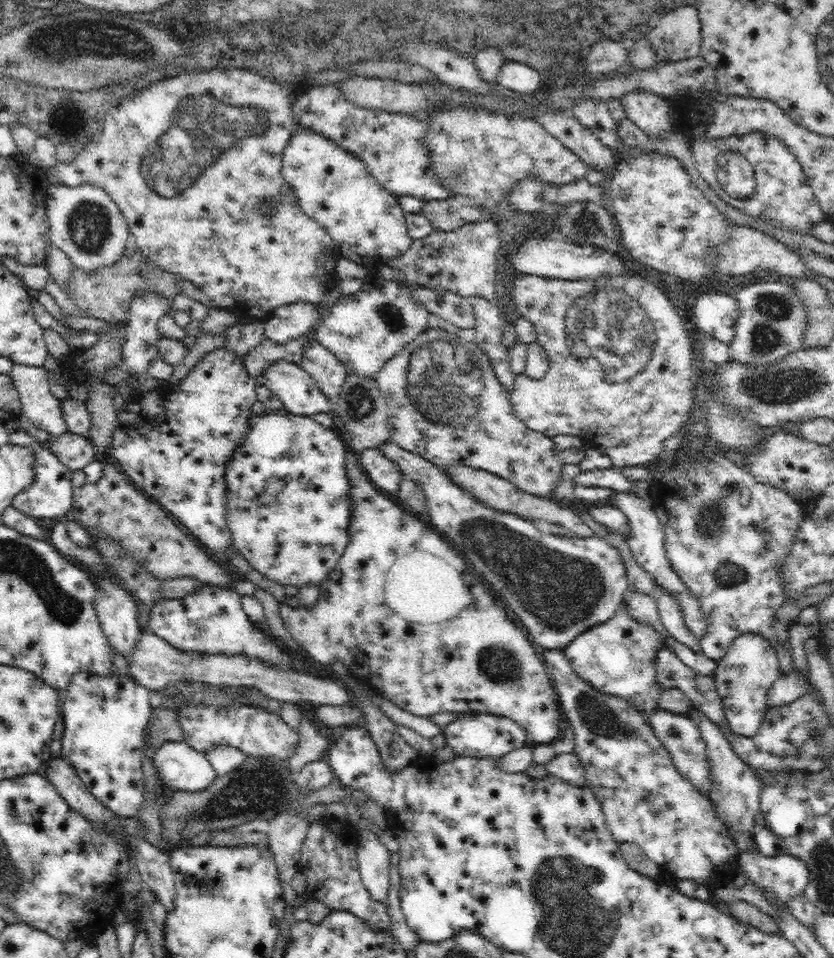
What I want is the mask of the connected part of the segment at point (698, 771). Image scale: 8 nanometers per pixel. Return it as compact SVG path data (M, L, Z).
M656 709L648 716L648 722L656 736L664 743L680 774L683 774L704 796L708 797L712 788L711 764L708 761L706 739L701 737L697 722L686 715L678 715L662 709Z

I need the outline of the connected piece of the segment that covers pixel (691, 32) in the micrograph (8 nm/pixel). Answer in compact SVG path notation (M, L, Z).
M682 6L660 18L645 36L664 63L700 56L702 33L696 6Z

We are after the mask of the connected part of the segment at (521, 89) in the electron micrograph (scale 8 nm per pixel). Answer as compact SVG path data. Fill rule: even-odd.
M515 58L502 64L496 80L501 88L520 94L536 92L543 82L539 71L527 66L526 62L520 63Z

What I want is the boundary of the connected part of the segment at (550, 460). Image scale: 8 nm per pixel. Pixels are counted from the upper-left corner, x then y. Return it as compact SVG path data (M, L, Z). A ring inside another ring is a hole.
M428 327L376 373L378 388L389 408L389 438L442 468L468 465L501 476L525 492L549 498L562 480L562 452L549 436L530 430L520 420L512 407L510 391L502 386L490 365L490 357L475 344L475 332L475 328L460 329L457 334Z

